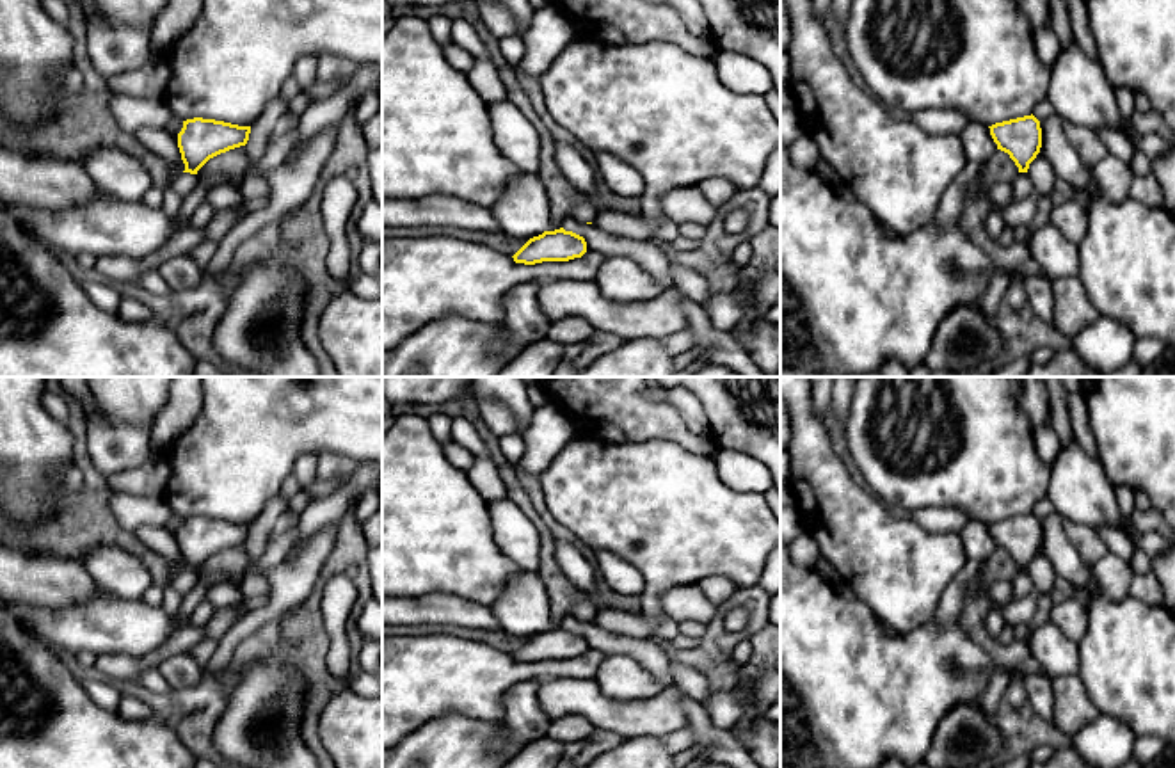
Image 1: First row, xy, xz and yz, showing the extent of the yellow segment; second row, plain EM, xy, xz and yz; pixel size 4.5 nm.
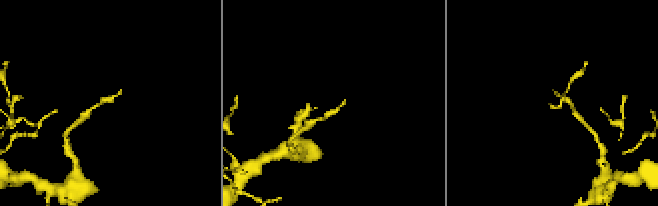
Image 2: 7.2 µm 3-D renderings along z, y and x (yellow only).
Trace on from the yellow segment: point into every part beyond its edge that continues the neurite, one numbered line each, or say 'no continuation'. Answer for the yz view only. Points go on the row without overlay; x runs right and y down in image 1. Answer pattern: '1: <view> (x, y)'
no continuation

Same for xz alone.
1: xz (583, 610)

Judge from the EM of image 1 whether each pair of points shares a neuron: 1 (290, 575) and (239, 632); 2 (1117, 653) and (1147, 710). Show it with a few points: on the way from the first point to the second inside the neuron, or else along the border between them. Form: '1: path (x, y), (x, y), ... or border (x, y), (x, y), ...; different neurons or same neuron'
1: path (288, 591), (263, 616), (255, 619); same neuron
2: path (1131, 667), (1140, 676), (1140, 692), (1143, 696); same neuron

